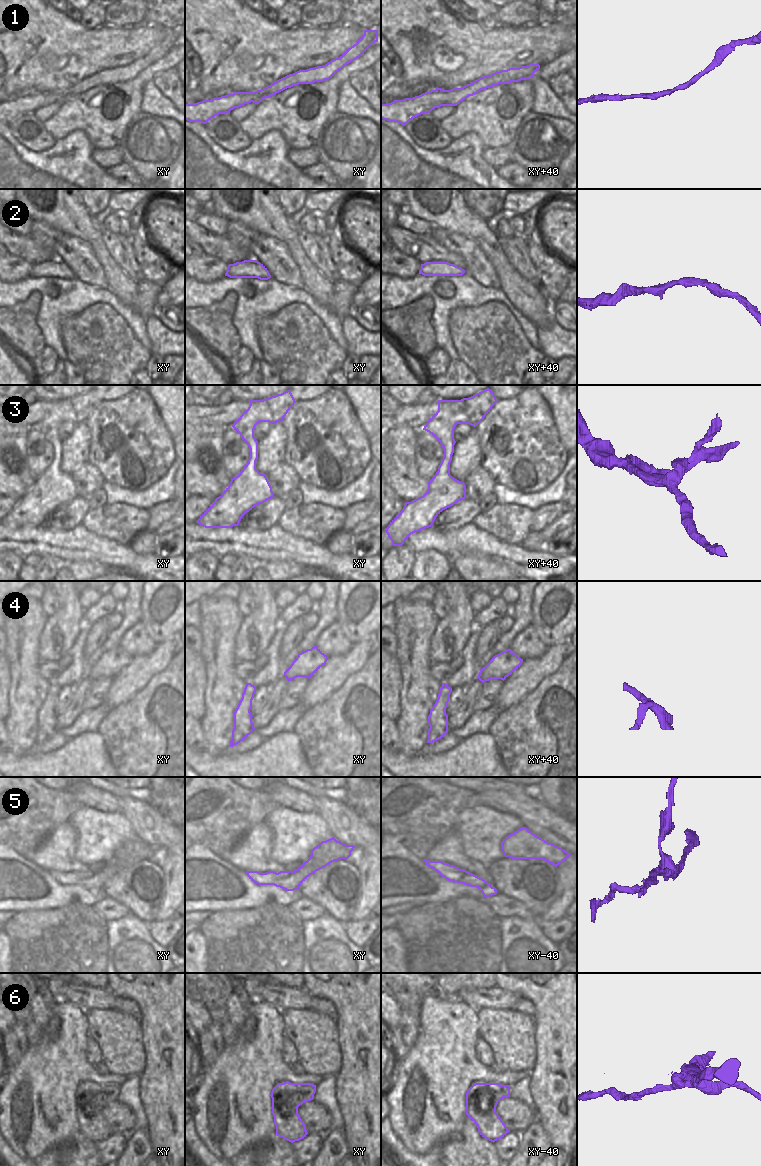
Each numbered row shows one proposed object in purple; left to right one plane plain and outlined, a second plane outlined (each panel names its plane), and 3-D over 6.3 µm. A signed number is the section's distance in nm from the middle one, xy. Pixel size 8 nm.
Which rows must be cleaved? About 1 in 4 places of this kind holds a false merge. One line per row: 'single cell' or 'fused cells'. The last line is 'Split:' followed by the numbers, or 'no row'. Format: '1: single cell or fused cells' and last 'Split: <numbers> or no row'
1: single cell
2: single cell
3: single cell
4: single cell
5: fused cells
6: fused cells
Split: 5, 6

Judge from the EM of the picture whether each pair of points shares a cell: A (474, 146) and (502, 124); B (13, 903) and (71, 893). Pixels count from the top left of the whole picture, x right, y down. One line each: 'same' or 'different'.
A: different
B: same

